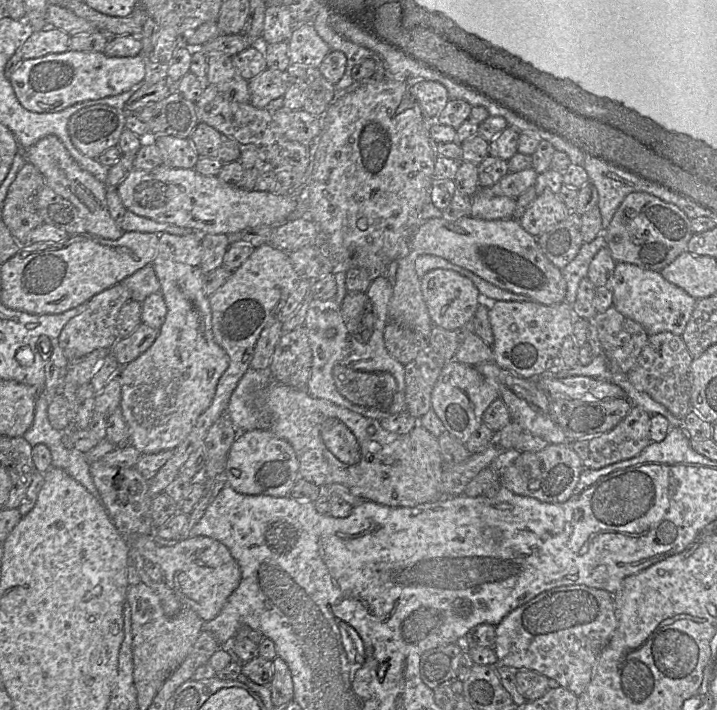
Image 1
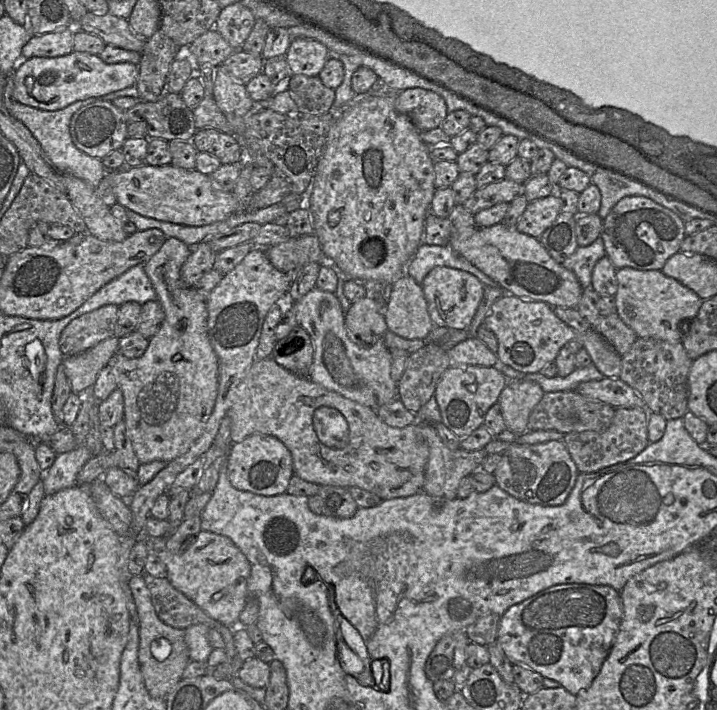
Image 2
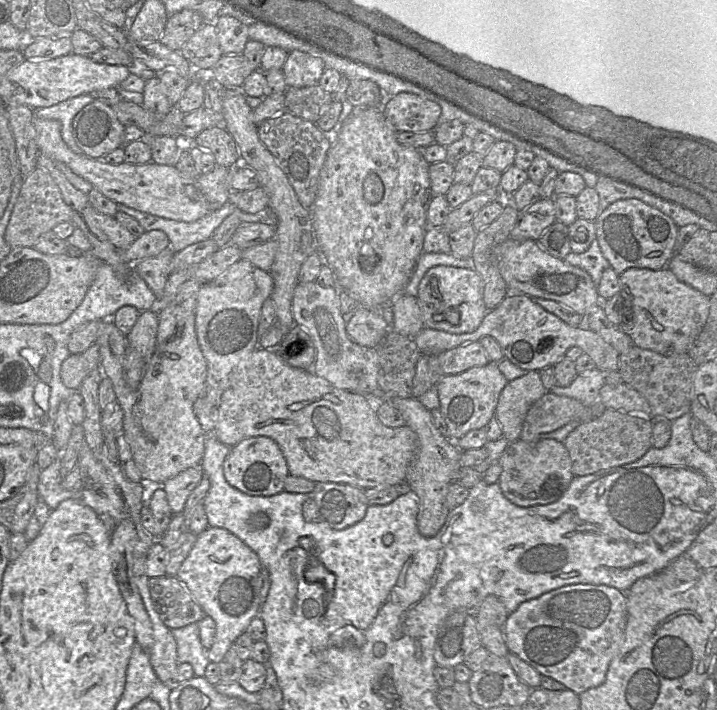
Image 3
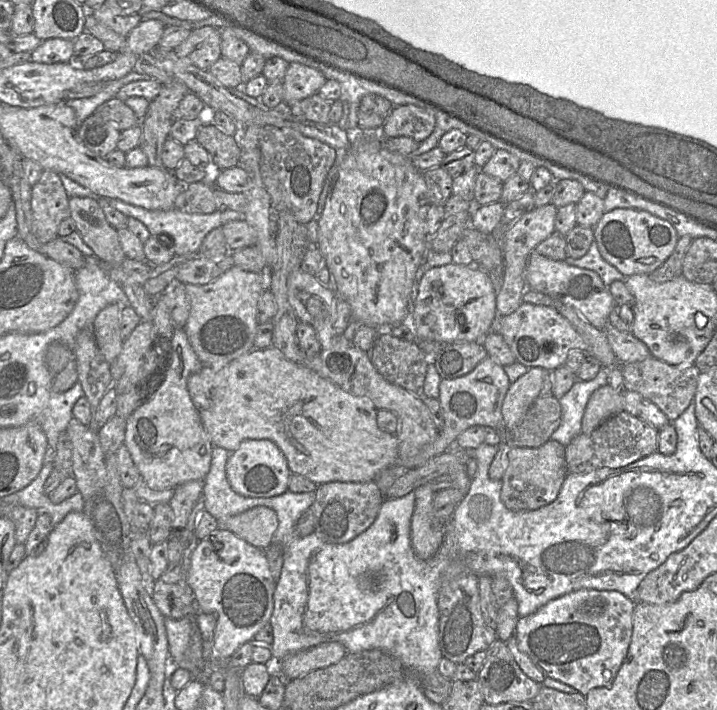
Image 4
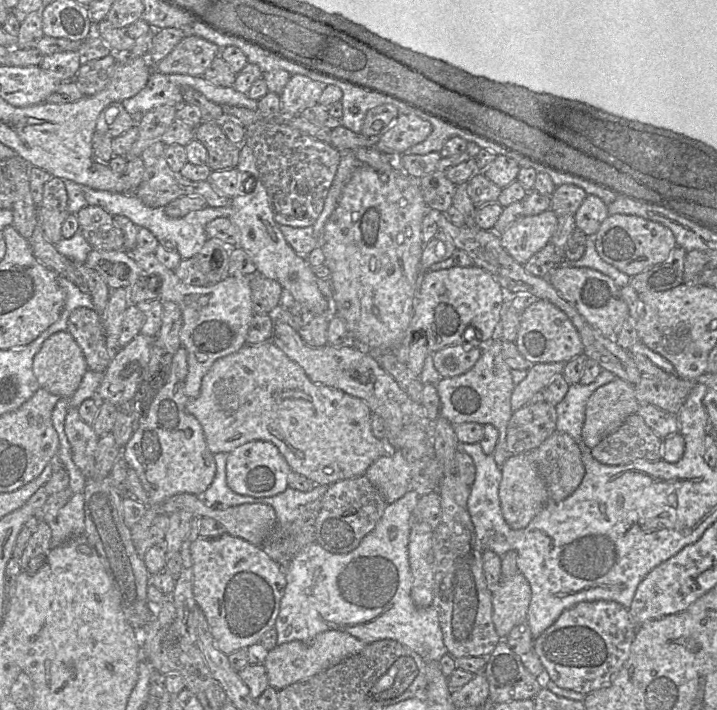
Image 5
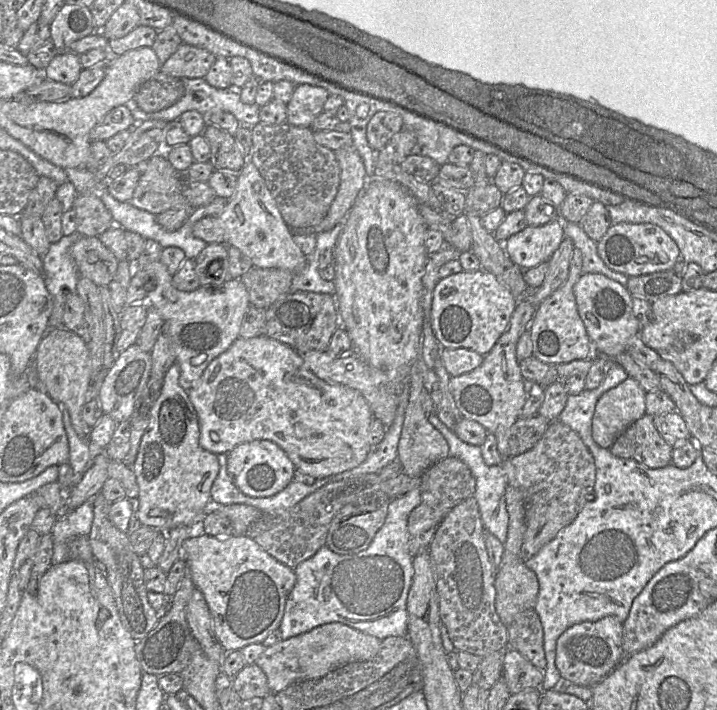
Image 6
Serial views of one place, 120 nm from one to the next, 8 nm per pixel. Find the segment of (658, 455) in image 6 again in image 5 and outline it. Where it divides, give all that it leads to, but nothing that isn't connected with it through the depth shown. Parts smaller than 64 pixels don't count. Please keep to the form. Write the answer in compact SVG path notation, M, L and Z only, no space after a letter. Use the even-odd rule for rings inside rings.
M638 414L627 417L612 434L591 449L592 457L605 465L626 465L635 460L662 459L663 439Z

